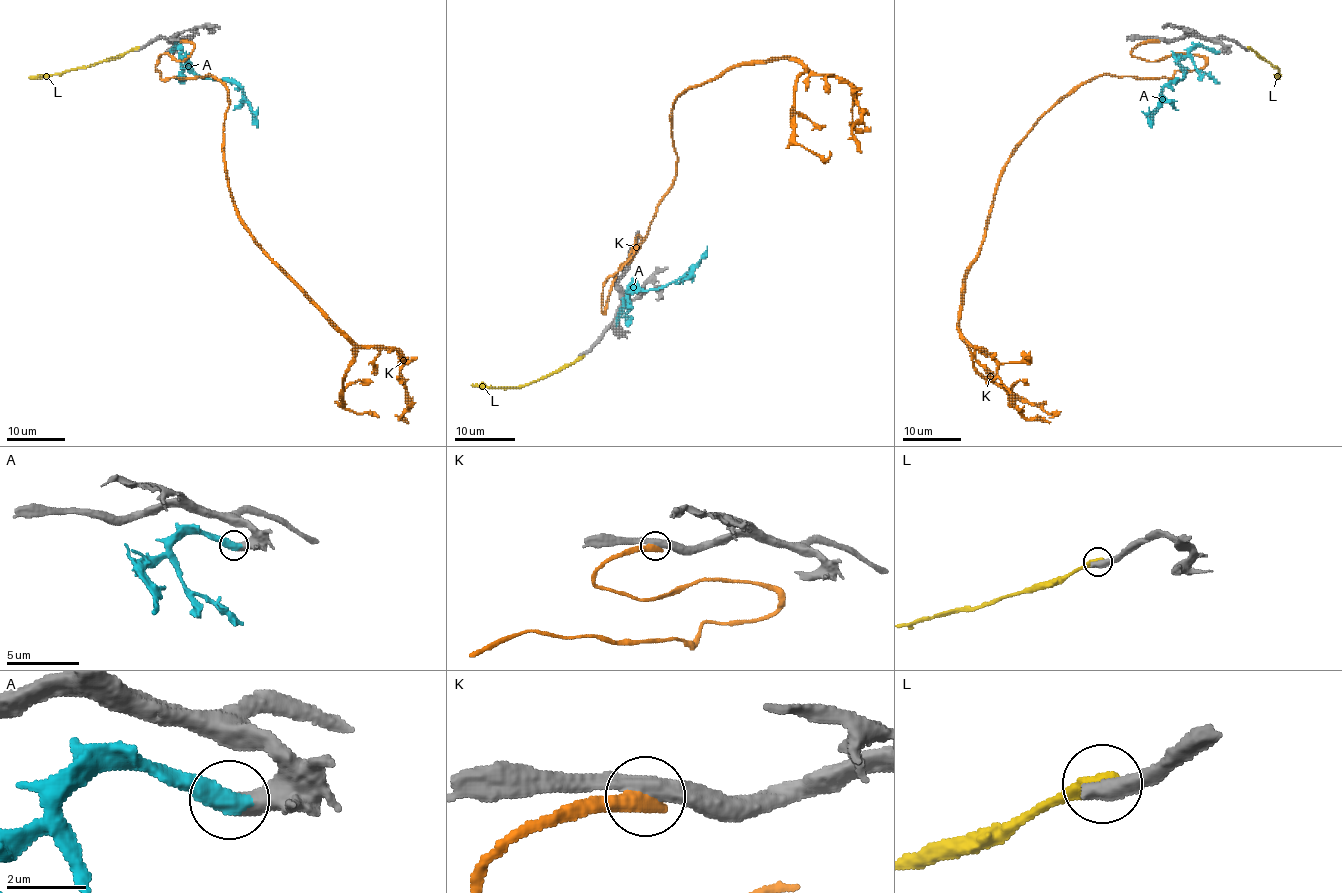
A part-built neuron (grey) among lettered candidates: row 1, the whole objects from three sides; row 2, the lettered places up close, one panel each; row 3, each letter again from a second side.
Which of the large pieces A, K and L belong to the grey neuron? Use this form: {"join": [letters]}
{"join": ["A"]}

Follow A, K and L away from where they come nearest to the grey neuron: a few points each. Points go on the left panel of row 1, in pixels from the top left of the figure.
A: (170, 51), (175, 46), (200, 76), (234, 80), (242, 88), (243, 99), (258, 127)
K: (183, 39), (183, 61), (155, 66), (227, 89), (240, 223), (358, 345), (400, 354), (408, 421)
L: (136, 48), (80, 68), (28, 77)

